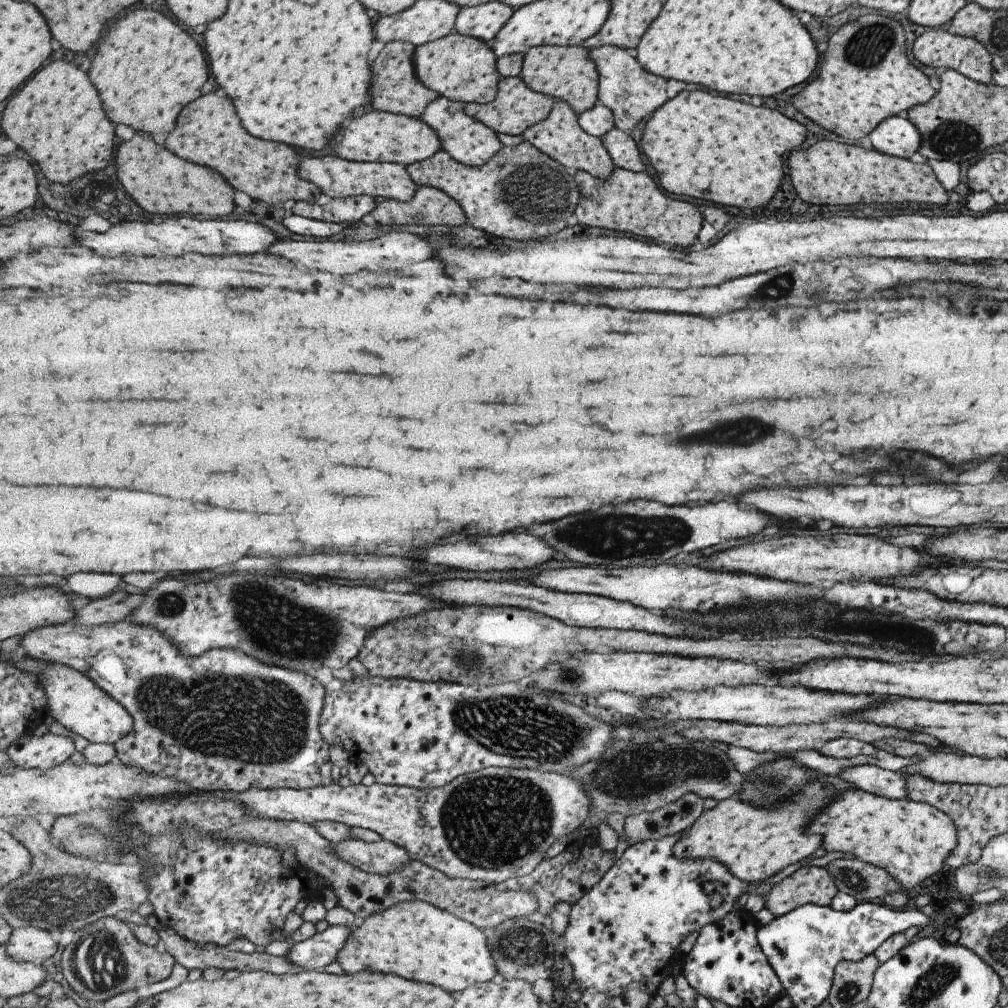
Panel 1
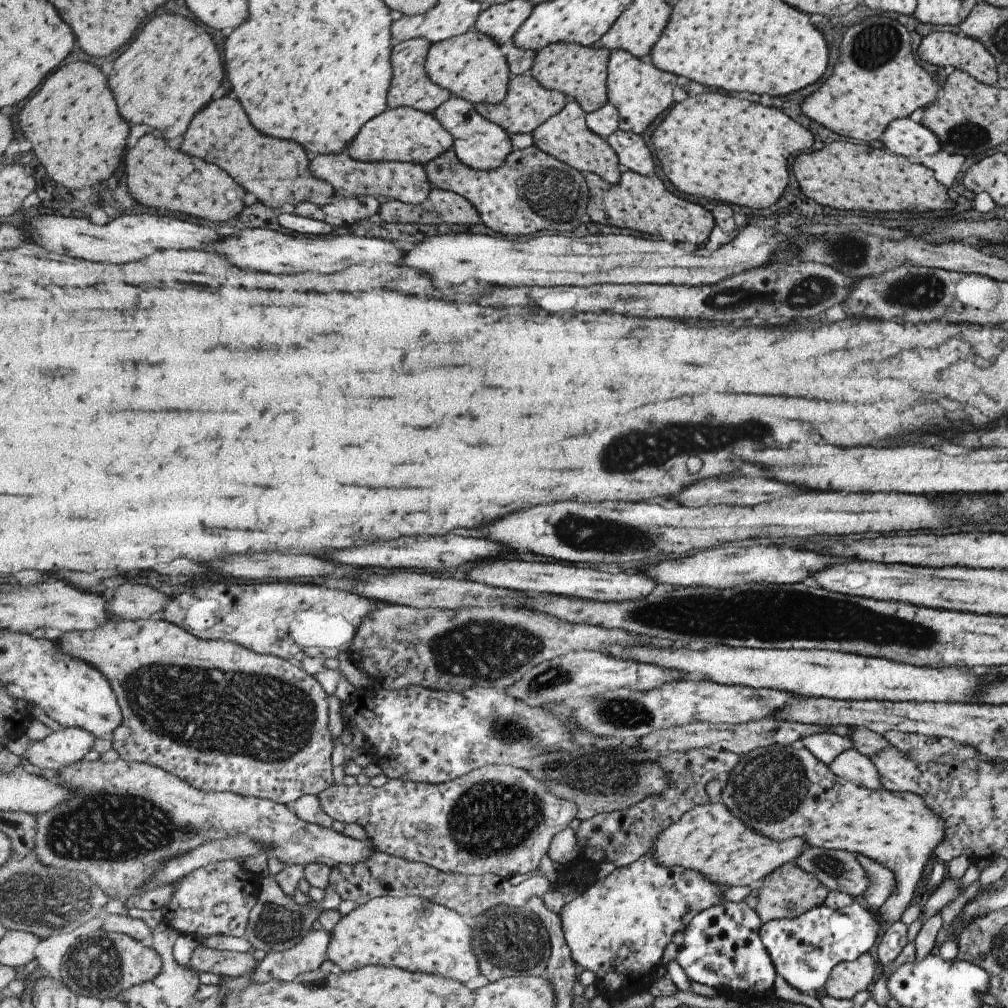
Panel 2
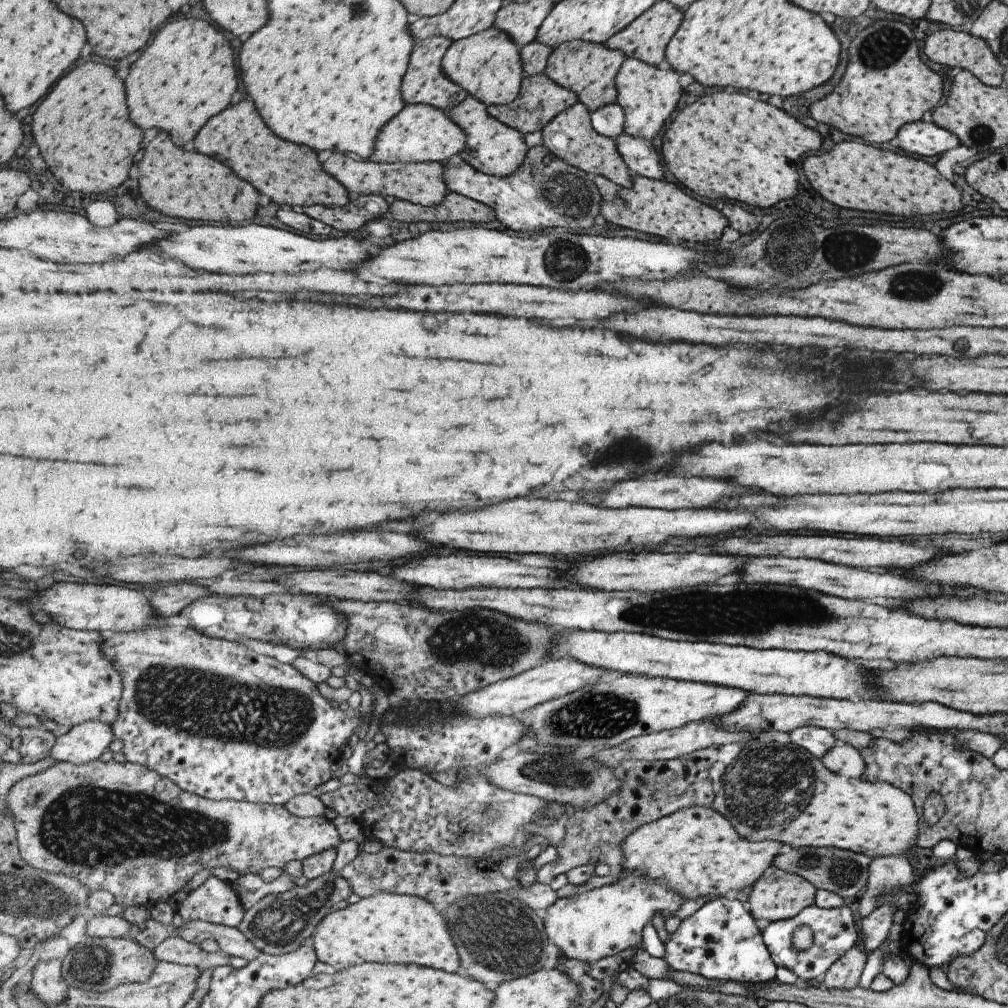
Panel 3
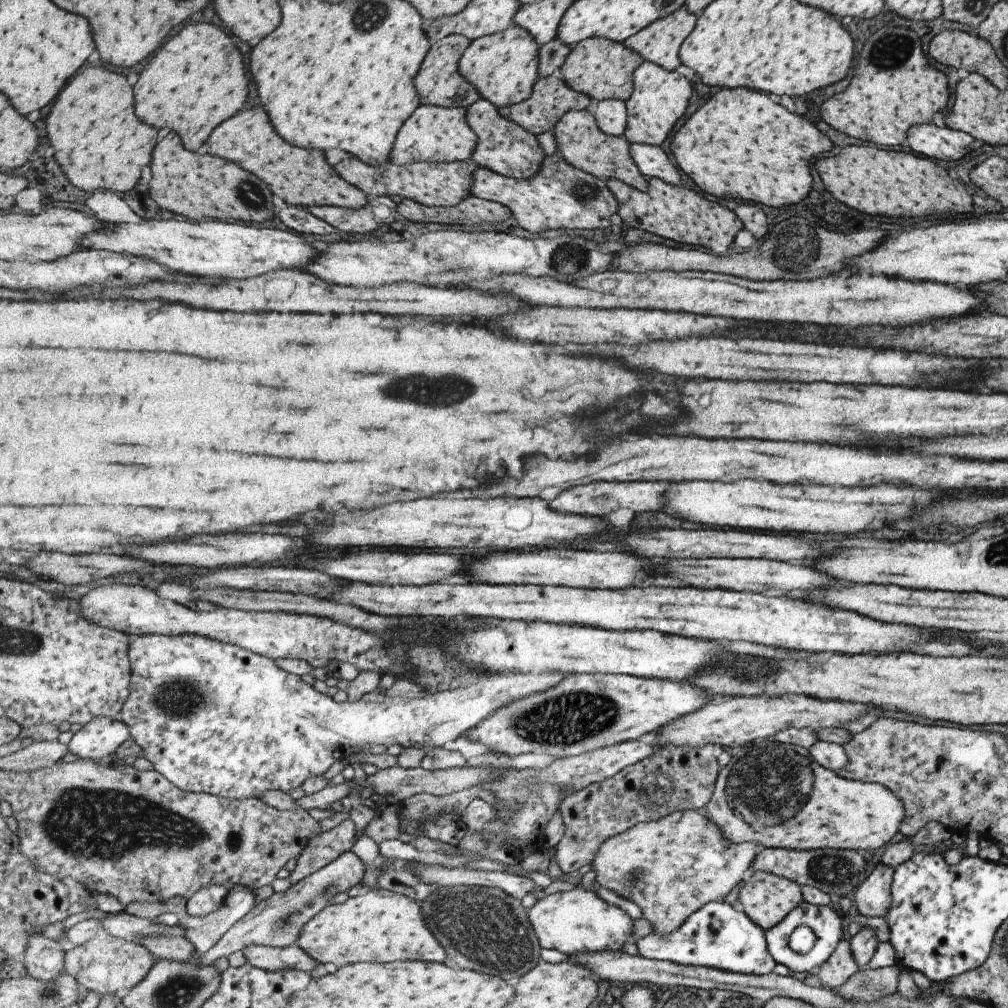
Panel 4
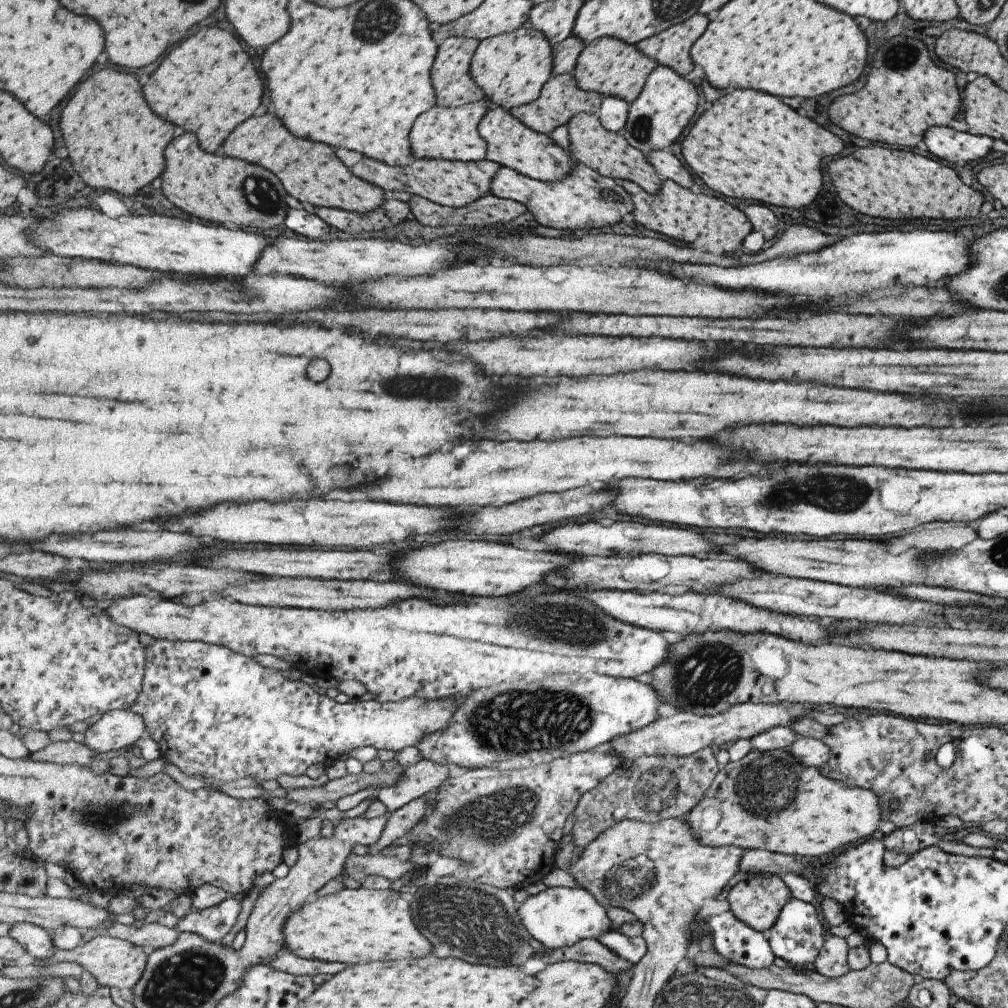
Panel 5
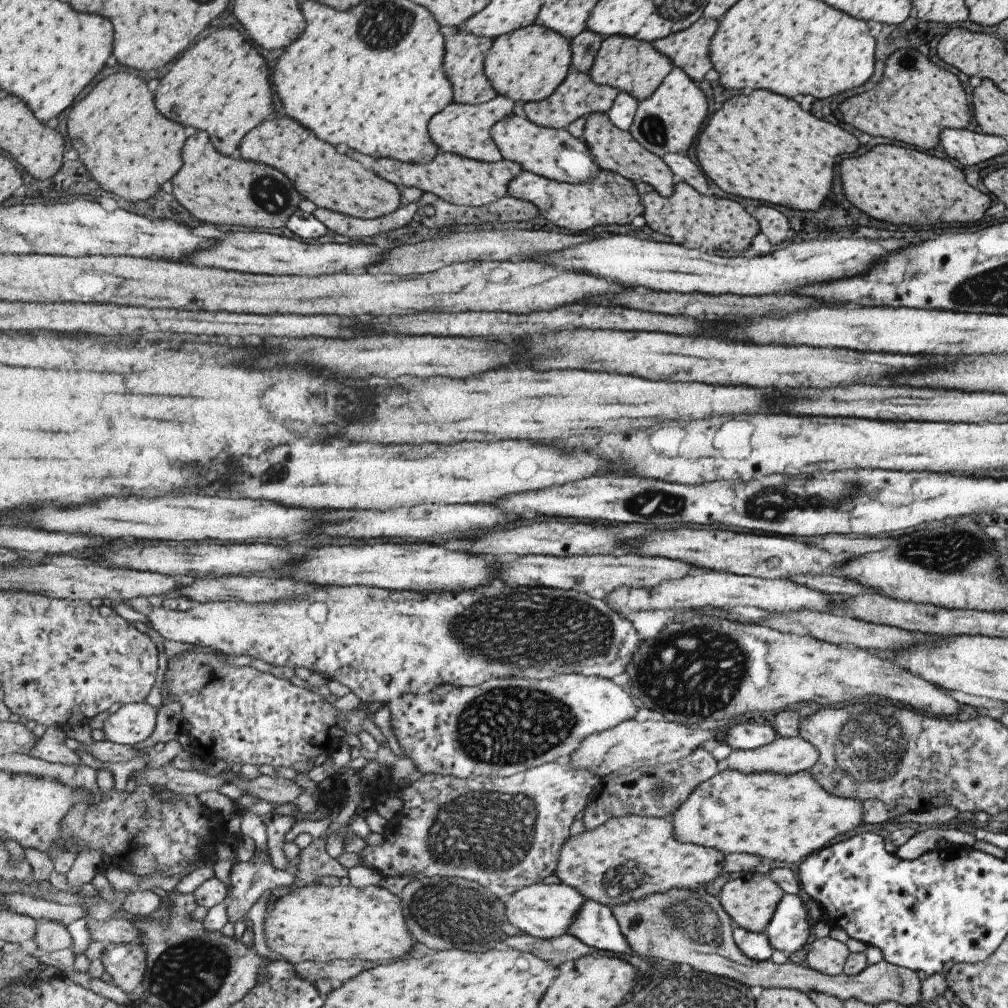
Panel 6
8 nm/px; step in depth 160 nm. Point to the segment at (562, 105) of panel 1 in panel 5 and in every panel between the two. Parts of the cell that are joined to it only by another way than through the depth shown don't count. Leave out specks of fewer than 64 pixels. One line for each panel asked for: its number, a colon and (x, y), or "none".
2: (566, 135)
3: (570, 136)
4: (579, 140)
5: (606, 152)

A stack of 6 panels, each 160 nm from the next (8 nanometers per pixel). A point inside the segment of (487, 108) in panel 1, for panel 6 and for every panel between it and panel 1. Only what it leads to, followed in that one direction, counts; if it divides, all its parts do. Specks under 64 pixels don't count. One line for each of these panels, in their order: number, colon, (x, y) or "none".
2: (529, 104)
3: (542, 99)
4: (553, 98)
5: (562, 98)
6: (578, 95)

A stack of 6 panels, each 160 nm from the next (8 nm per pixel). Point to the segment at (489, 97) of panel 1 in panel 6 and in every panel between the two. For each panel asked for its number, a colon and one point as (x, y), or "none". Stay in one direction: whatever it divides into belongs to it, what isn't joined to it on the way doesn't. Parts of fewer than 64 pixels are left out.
2: (473, 65)
3: (489, 65)
4: (504, 66)
5: (513, 68)
6: (529, 64)

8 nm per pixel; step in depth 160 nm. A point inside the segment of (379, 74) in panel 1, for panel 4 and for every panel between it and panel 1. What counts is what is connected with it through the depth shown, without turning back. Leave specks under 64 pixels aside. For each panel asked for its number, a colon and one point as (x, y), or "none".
2: (412, 86)
3: (427, 83)
4: (440, 83)

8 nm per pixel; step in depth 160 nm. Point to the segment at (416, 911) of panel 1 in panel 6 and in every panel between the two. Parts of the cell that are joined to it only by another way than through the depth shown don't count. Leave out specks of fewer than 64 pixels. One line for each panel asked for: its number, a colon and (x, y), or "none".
2: (412, 932)
3: (387, 927)
4: (380, 926)
5: (359, 925)
6: (318, 923)

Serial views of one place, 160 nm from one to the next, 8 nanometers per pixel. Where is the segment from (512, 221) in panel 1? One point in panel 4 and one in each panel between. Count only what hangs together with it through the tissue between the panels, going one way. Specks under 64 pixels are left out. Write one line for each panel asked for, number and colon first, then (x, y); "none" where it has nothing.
2: (533, 191)
3: (546, 192)
4: (562, 196)

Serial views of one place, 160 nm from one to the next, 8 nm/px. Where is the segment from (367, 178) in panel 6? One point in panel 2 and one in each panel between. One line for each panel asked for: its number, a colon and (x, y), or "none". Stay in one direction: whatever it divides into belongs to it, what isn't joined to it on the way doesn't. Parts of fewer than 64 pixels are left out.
2: (278, 172)
3: (289, 174)
4: (303, 177)
5: (312, 172)

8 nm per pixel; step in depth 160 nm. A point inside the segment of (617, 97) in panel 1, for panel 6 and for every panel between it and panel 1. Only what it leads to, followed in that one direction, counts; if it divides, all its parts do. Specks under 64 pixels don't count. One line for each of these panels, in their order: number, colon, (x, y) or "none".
2: (640, 92)
3: (647, 94)
4: (659, 97)
5: (657, 117)
6: (667, 121)

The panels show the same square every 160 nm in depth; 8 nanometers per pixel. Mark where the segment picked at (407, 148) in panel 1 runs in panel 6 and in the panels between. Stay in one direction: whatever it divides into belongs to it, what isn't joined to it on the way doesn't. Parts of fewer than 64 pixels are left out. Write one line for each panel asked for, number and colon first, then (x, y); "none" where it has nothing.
2: (405, 134)
3: (421, 133)
4: (436, 134)
5: (452, 133)
6: (461, 128)

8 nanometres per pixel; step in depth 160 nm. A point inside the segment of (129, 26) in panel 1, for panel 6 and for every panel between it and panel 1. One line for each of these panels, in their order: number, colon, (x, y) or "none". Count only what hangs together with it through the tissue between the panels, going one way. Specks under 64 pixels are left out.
2: (170, 73)
3: (188, 75)
4: (198, 80)
5: (209, 84)
6: (221, 85)

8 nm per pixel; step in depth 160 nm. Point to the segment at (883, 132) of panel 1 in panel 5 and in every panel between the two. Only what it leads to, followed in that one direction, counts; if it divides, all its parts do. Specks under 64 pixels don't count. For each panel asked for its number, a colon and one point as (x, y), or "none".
2: (904, 137)
3: (918, 138)
4: (927, 139)
5: (961, 148)

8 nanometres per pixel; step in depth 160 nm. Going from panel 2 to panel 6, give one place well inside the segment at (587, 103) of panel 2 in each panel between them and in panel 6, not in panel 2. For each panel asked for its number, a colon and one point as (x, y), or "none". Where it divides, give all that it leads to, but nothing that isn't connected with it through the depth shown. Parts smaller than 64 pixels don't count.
3: (590, 69)
4: (601, 68)
5: (608, 66)
6: (630, 65)

